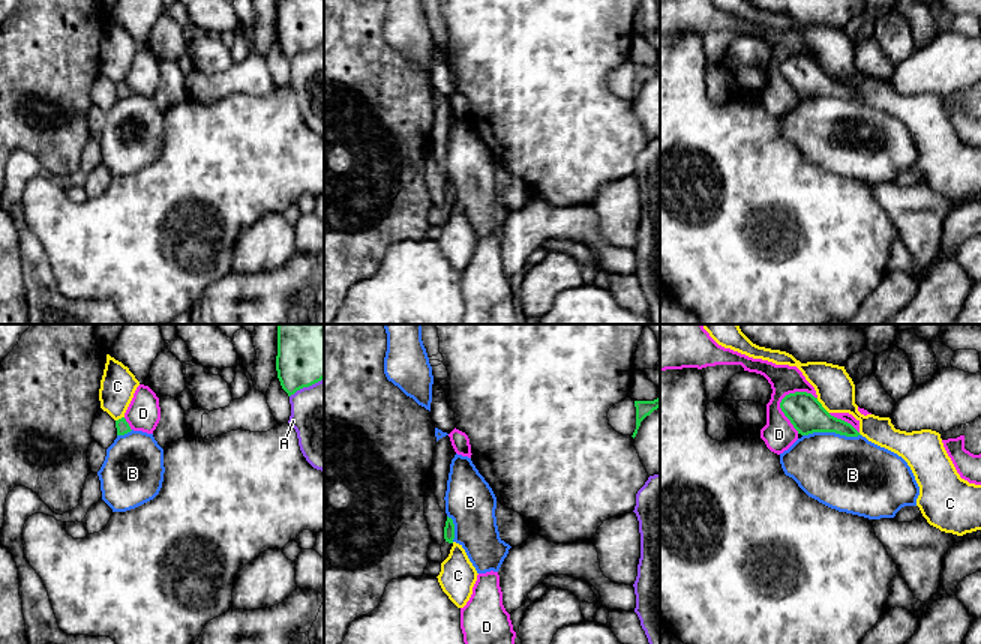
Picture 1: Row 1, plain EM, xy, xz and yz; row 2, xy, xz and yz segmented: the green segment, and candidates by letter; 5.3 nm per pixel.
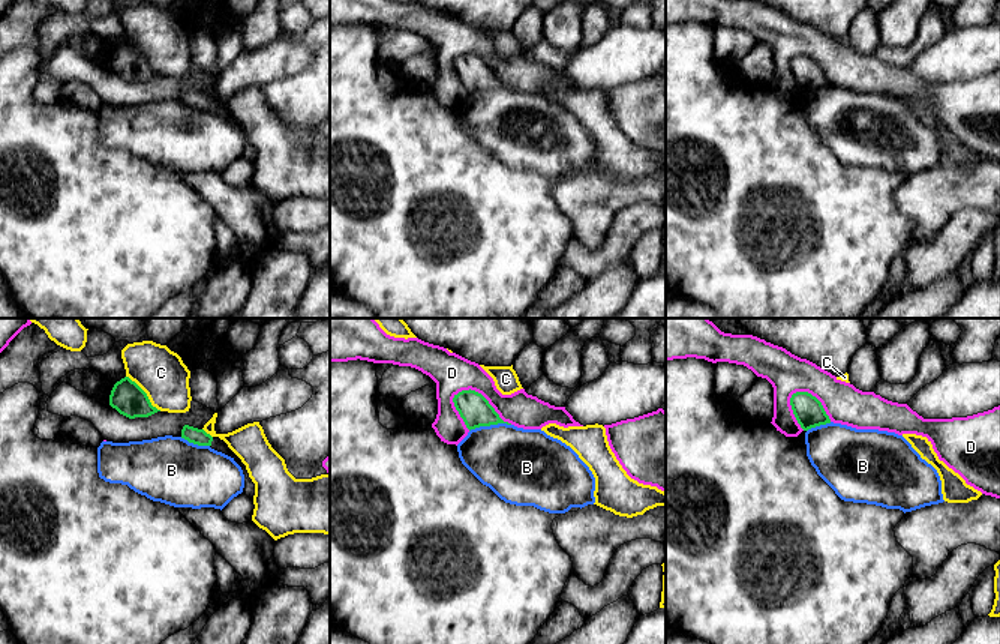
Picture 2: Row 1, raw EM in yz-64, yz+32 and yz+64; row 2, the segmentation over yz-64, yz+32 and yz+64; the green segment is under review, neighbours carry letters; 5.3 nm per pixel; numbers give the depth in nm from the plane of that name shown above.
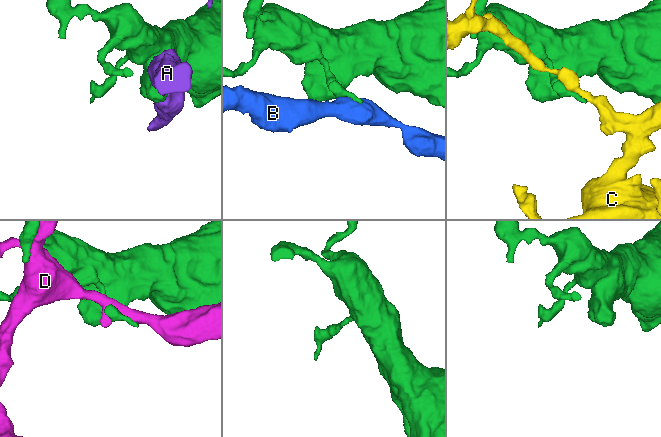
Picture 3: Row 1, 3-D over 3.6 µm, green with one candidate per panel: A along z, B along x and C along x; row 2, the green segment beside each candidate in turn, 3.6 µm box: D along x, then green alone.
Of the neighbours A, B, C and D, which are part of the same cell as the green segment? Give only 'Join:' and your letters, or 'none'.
Join: none

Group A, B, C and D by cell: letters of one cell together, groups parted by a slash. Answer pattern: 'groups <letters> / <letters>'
groups A / B / C / D

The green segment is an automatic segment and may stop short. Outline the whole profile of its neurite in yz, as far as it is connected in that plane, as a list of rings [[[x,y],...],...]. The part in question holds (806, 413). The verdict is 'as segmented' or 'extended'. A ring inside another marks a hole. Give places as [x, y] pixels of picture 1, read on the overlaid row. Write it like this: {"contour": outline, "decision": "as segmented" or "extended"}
{"contour": [[[812,393],[786,395],[780,408],[801,435],[813,432],[836,432],[846,437],[861,435],[850,423],[831,416]]], "decision": "as segmented"}

